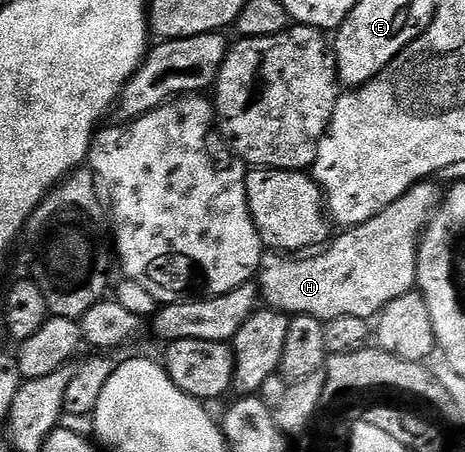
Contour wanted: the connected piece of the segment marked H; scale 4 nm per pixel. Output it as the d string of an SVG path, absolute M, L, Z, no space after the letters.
M417 183L371 220L336 235L324 252L290 256L266 249L256 277L264 305L290 316L315 316L324 323L339 316L376 319L391 300L399 300L417 286L419 239L443 197L442 187L435 183Z

